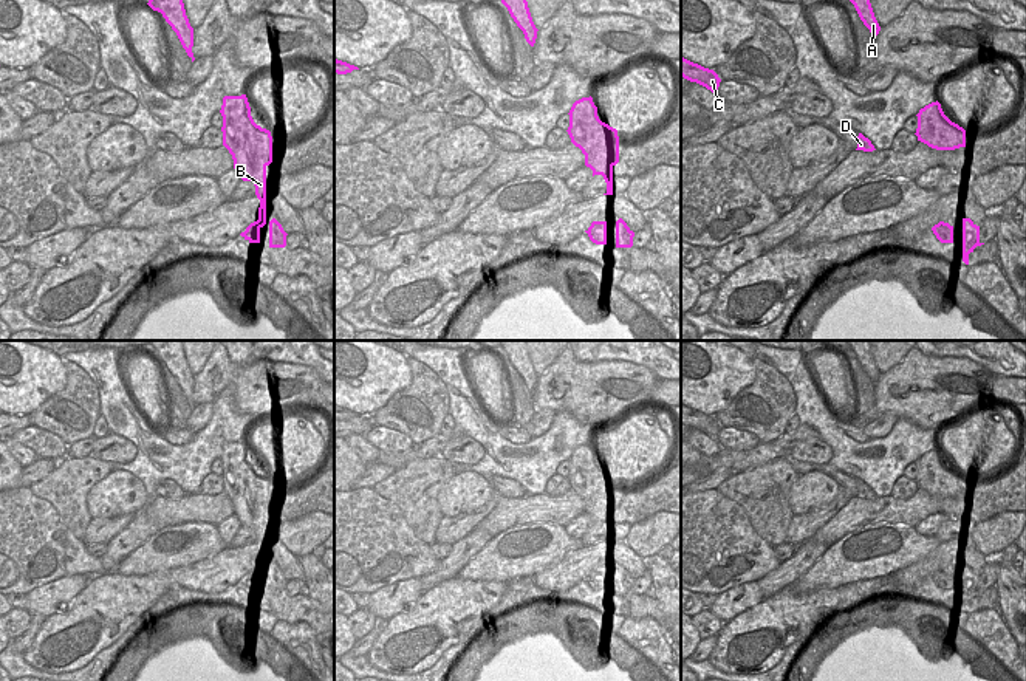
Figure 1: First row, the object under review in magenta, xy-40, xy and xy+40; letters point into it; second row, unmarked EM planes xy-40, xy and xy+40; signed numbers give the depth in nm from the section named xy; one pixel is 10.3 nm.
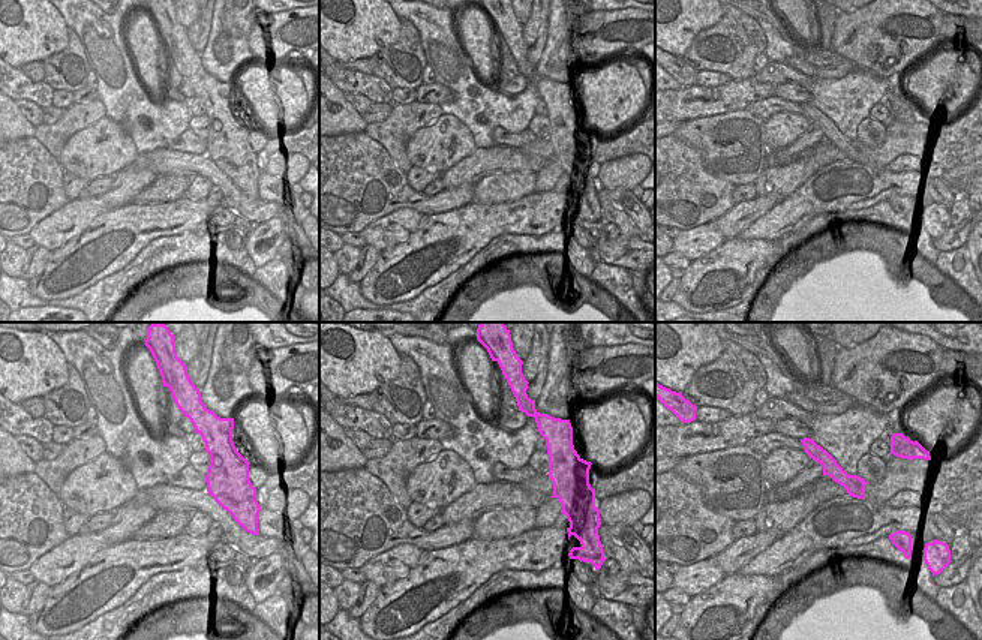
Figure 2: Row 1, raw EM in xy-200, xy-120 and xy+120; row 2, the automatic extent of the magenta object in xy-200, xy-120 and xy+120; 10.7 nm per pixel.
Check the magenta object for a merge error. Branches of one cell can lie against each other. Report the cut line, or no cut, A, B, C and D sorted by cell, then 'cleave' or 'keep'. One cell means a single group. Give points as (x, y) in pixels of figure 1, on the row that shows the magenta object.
cut xy (595, 223), (596, 228), (588, 234); groups A B / C D; cleave

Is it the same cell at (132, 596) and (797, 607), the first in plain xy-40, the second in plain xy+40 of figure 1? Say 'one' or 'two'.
one

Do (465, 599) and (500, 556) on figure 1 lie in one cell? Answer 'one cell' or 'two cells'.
two cells

